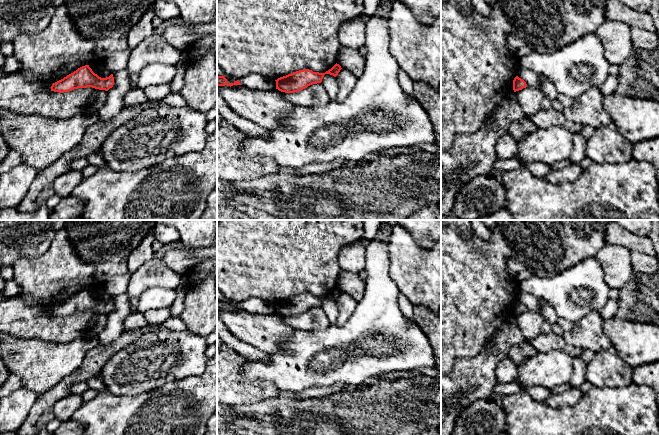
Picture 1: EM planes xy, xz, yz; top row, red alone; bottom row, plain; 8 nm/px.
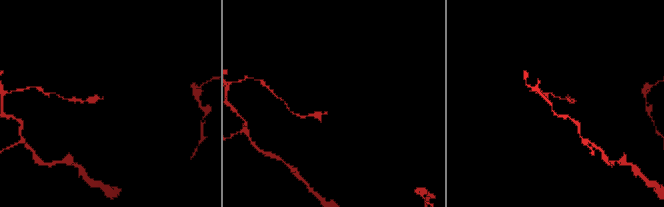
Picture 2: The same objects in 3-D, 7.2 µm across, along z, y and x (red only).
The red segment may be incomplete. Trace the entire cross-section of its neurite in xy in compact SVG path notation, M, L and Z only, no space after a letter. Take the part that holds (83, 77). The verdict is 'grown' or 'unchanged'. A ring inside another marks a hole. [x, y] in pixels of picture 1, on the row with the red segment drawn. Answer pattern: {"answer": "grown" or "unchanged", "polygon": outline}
{"answer": "unchanged", "polygon": "M89 65L78 68L73 73L55 82L51 86L51 91L63 93L78 88L92 87L99 90L108 91L114 85L114 77L101 78L95 74Z"}

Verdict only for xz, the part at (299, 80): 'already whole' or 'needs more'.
already whole

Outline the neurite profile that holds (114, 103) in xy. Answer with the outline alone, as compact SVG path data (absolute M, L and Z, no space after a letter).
M127 68L113 74L114 85L108 90L104 105L97 111L99 118L109 120L116 117L124 107L124 96L131 89Z

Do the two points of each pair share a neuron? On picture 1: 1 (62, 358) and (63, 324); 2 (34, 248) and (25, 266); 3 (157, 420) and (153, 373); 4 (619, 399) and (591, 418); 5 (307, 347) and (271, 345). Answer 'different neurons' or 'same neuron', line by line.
1: different neurons
2: different neurons
3: different neurons
4: same neuron
5: different neurons

